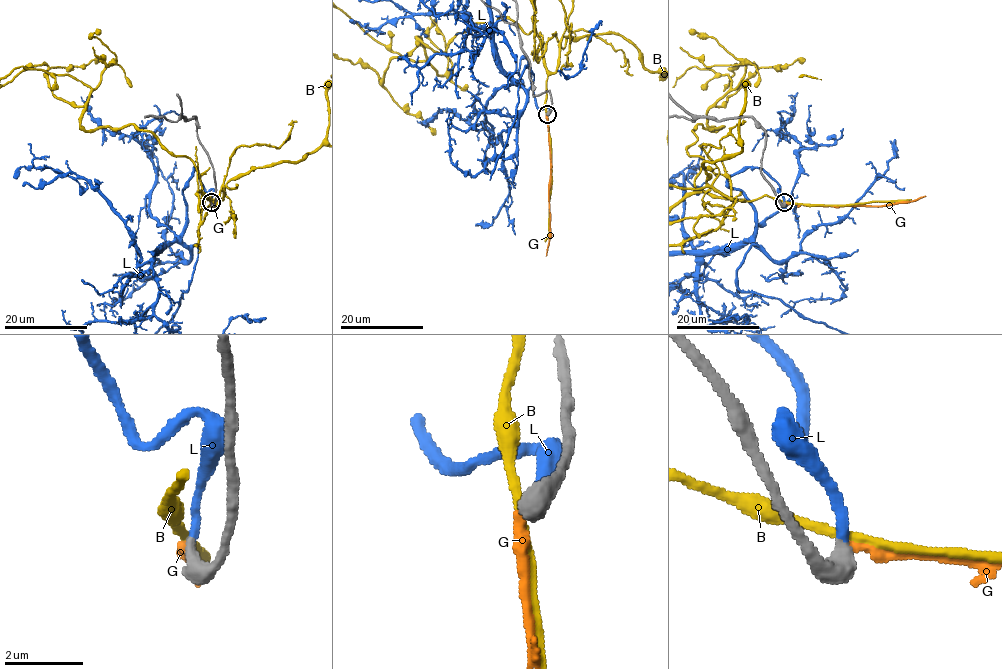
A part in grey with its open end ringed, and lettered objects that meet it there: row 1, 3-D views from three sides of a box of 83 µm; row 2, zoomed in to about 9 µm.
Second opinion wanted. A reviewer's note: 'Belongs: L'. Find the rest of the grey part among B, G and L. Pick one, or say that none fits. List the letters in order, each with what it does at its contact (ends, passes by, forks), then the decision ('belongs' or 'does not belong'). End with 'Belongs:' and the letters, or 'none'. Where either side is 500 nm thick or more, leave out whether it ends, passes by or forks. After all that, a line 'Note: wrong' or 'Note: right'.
B: does not belong
G: does not belong
L: belongs
Belongs: L
Note: right

